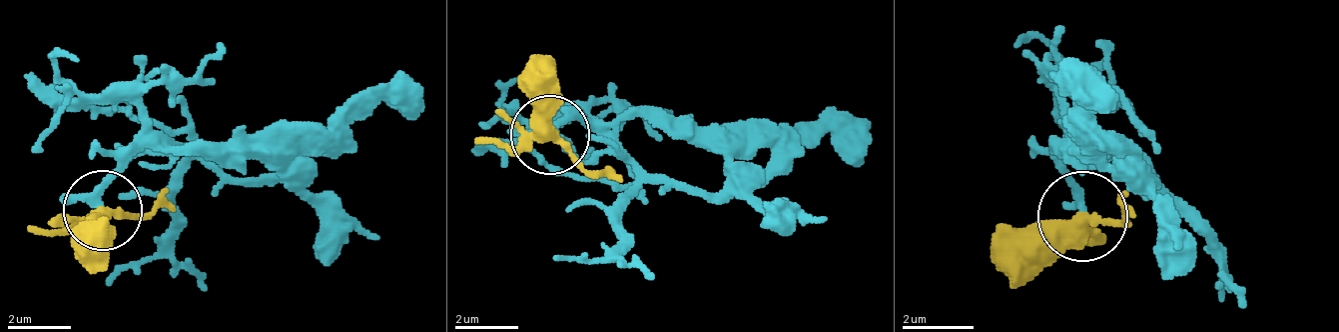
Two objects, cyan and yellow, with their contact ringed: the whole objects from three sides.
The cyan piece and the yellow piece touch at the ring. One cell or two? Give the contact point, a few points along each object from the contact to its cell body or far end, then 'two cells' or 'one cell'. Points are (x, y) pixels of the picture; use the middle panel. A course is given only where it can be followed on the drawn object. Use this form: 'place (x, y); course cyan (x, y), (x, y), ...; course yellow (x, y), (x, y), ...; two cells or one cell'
place (550, 135); course cyan (548, 133), (571, 117), (595, 125), (777, 125), (825, 133), (865, 165); course yellow (548, 133), (548, 77), (532, 54); one cell

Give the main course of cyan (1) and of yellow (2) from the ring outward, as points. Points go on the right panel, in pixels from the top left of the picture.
1: (1079, 214), (1061, 169), (1079, 97), (1115, 88)
2: (1079, 214), (1016, 232), (990, 259)

